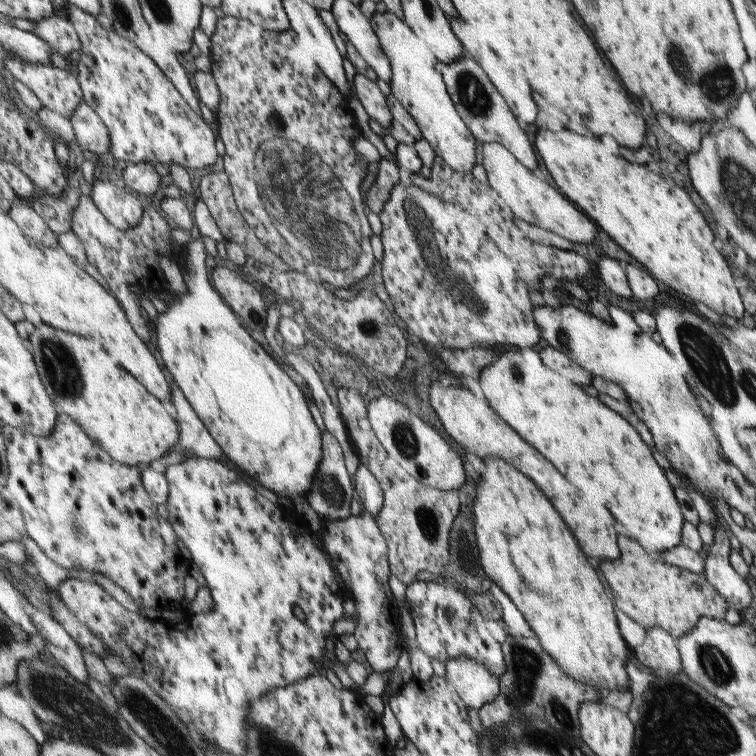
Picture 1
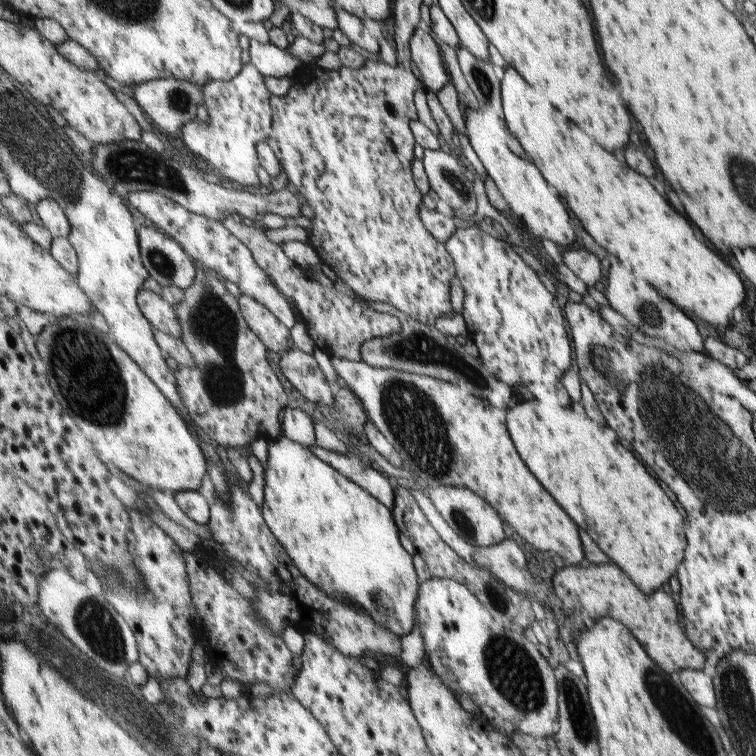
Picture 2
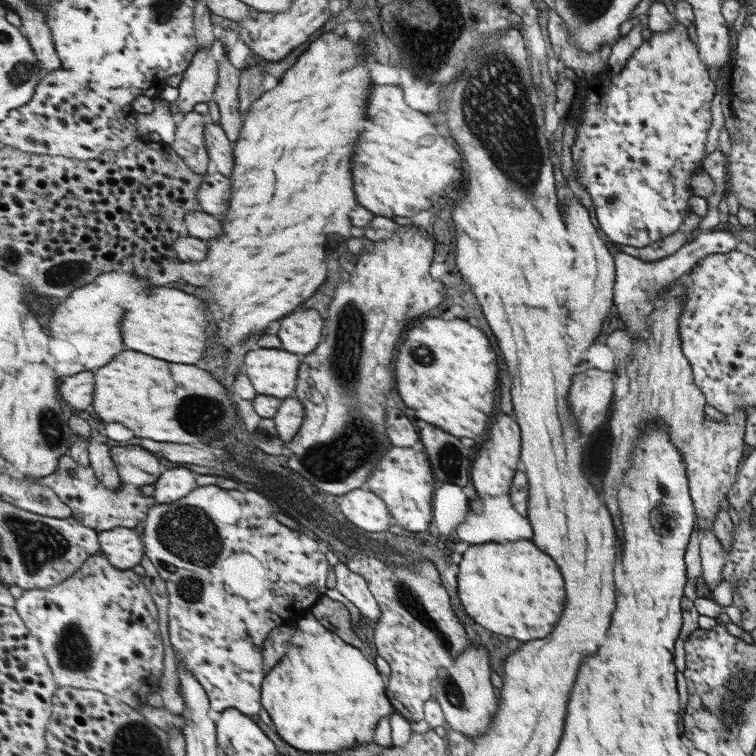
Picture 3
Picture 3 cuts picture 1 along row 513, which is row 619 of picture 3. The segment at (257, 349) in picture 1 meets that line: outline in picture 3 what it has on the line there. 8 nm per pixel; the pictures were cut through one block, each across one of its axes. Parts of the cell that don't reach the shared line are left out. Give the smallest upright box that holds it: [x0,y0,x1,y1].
[263,614,392,752]

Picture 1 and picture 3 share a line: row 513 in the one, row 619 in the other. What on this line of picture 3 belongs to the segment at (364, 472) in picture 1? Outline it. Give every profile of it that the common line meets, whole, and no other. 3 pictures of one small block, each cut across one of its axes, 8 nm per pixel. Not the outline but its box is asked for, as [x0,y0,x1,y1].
[334,562,381,625]

